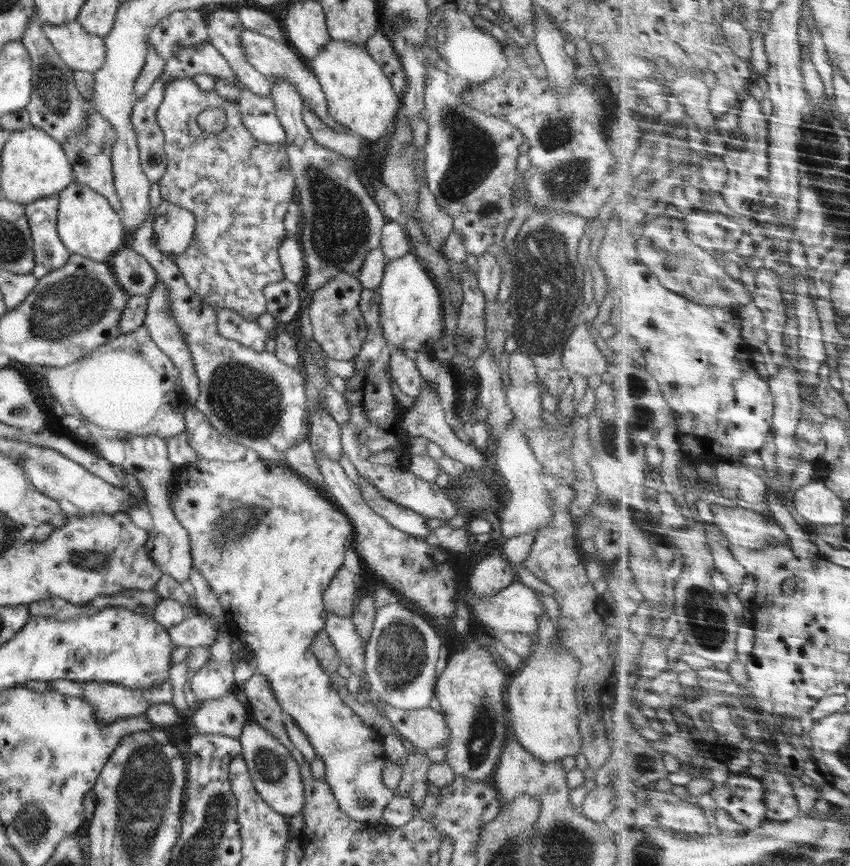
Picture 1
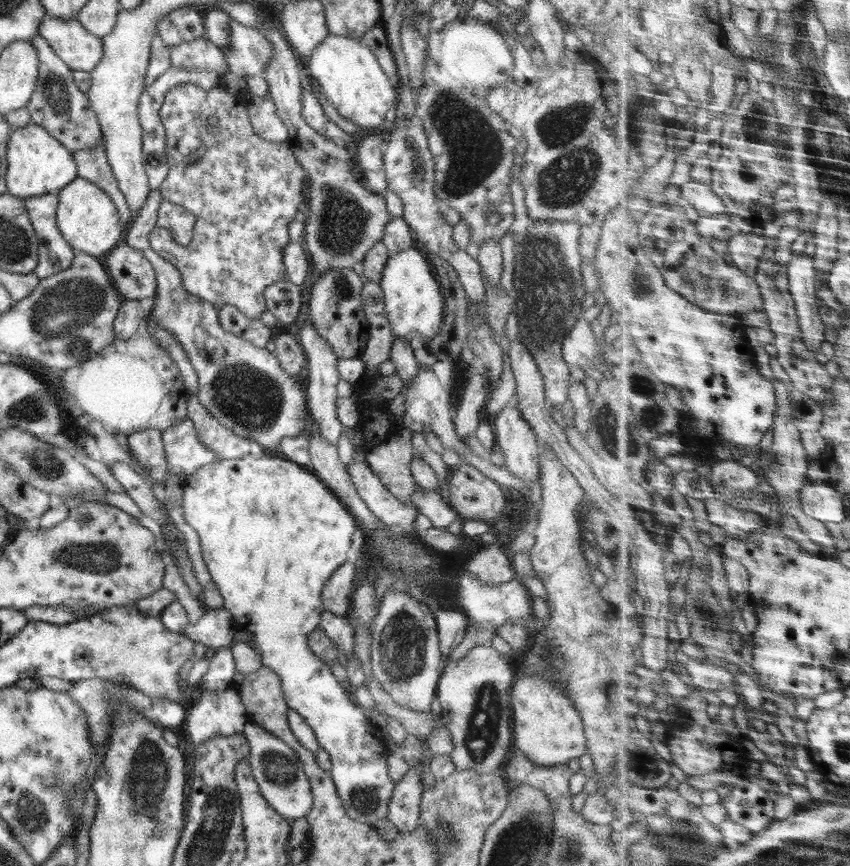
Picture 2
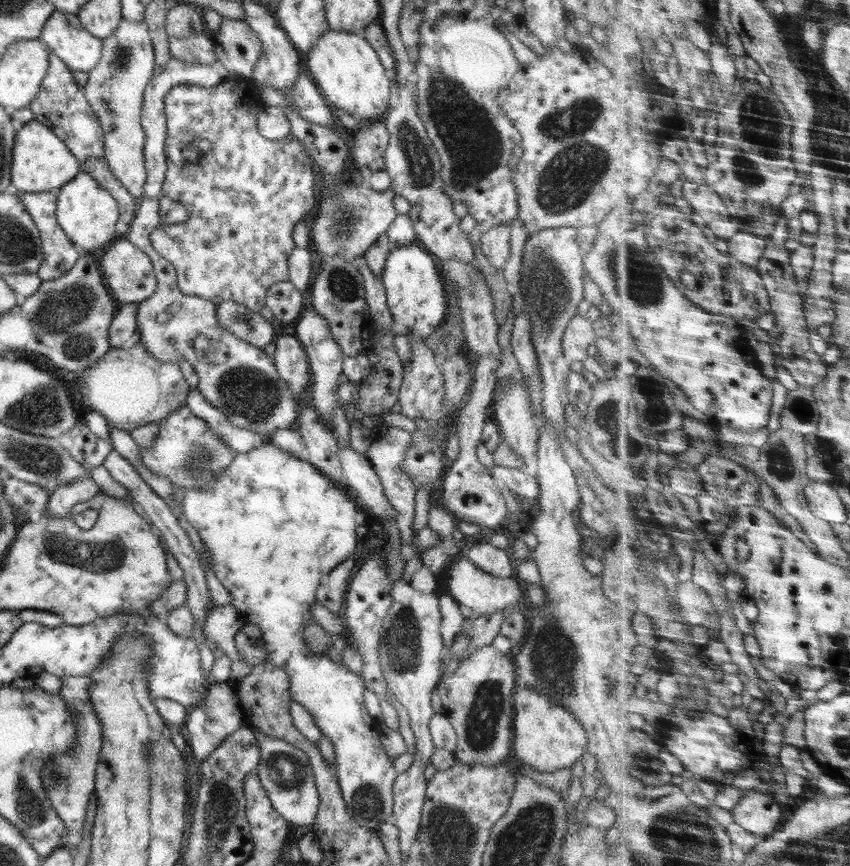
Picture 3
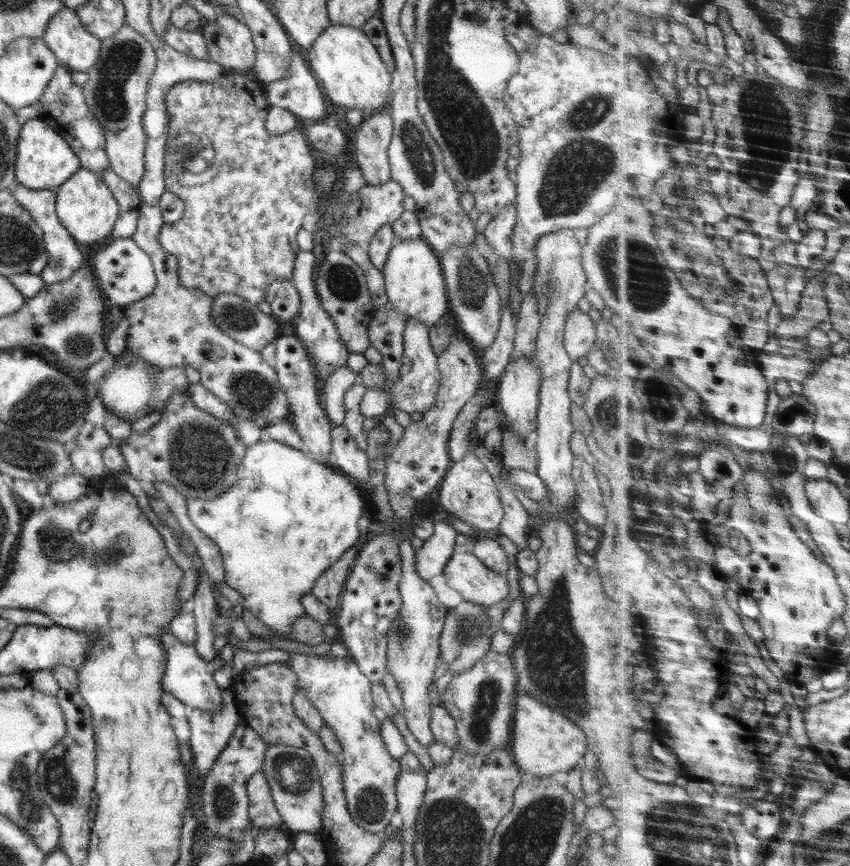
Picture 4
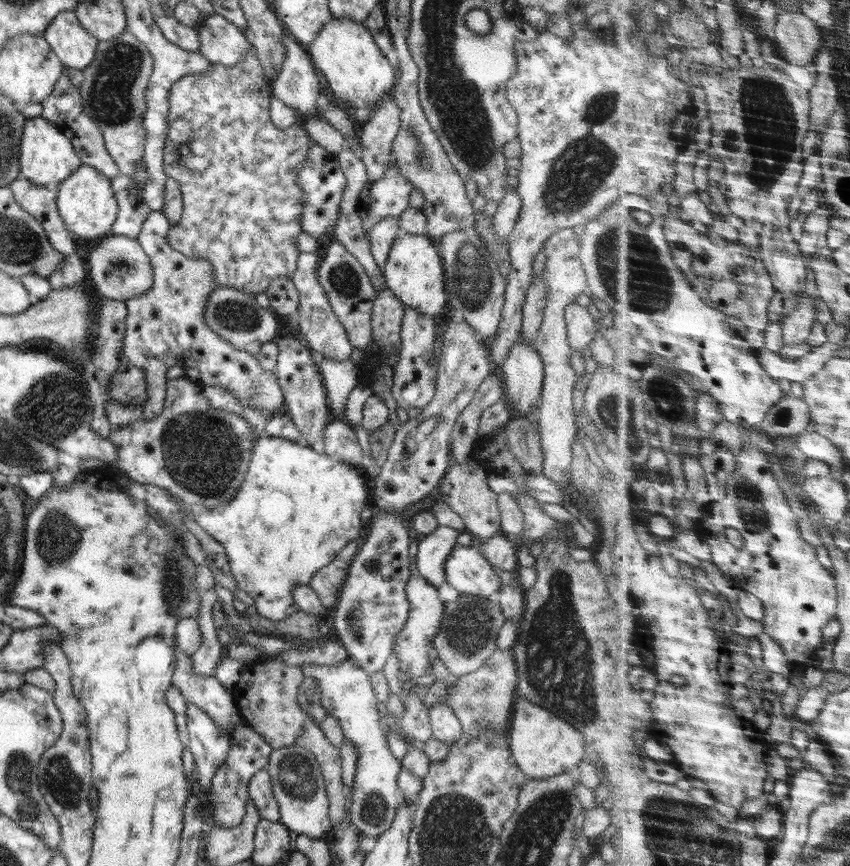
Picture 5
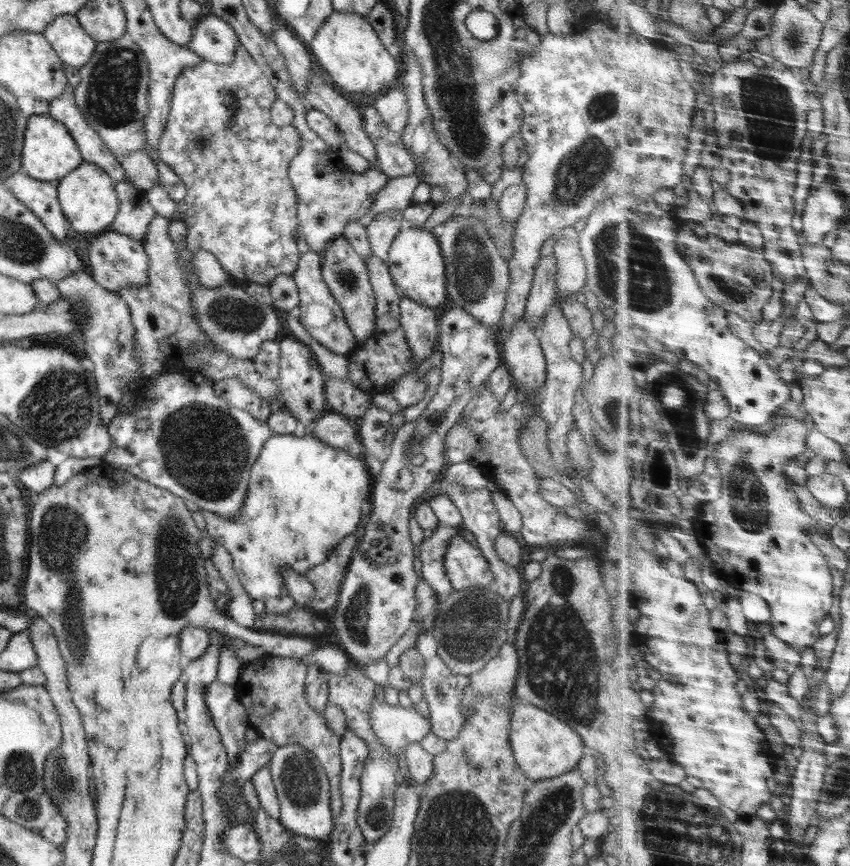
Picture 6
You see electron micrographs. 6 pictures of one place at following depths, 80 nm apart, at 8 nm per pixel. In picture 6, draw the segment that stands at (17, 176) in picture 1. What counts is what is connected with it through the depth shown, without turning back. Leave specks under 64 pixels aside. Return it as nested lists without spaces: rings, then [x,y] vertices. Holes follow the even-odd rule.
[[[32,114],[28,118],[22,157],[21,170],[26,175],[48,183],[56,183],[82,164],[83,158],[76,141],[66,129],[66,126],[47,114]]]

